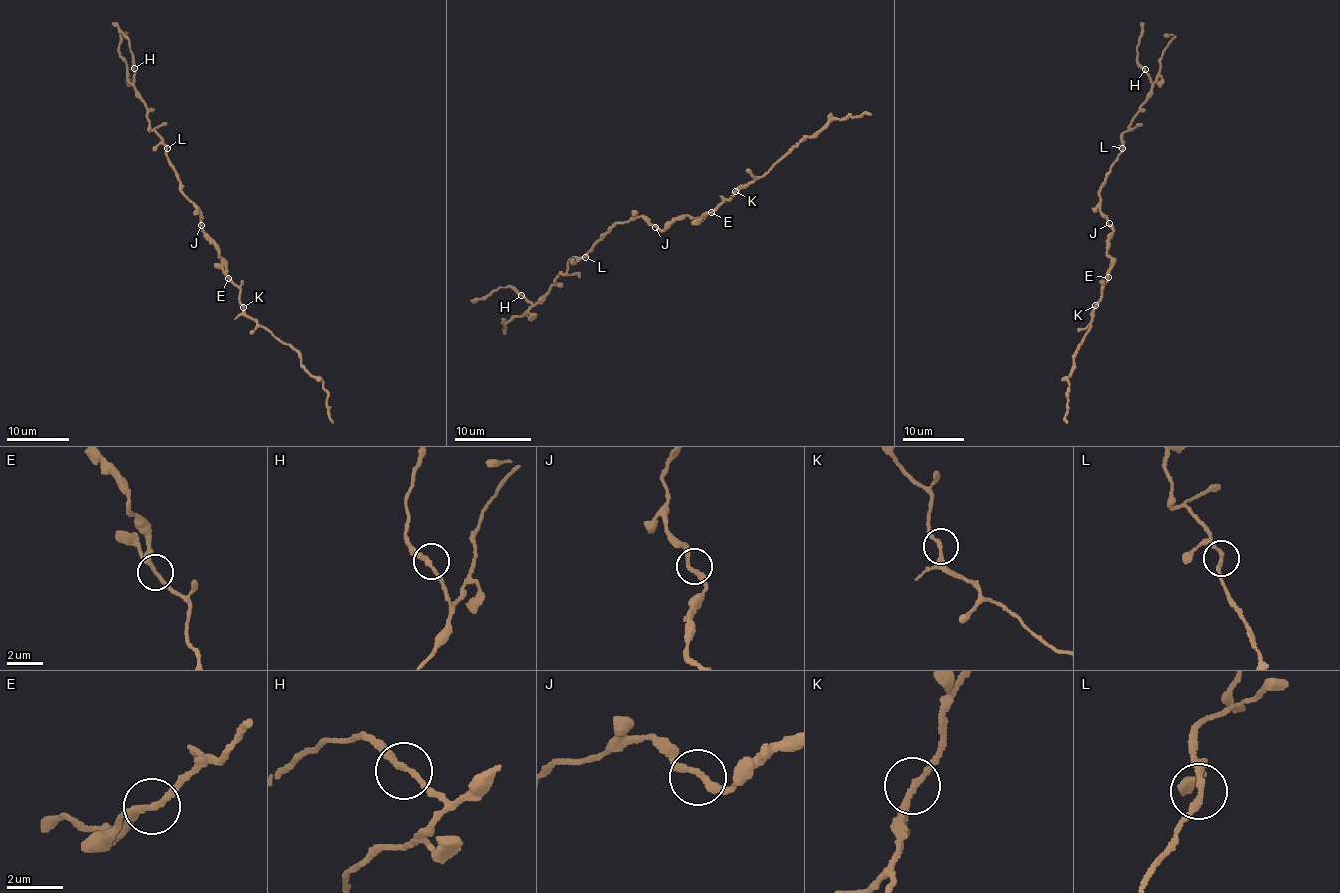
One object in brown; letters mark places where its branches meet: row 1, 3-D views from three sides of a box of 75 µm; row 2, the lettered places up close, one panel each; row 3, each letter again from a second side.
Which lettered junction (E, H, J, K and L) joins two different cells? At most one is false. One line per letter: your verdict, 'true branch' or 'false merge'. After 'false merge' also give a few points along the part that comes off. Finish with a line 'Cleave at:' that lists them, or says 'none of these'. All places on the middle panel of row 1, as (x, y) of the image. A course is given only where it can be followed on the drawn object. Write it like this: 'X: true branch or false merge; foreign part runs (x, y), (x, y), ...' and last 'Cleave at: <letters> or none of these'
E: true branch
H: true branch
J: true branch
K: true branch
L: true branch
Cleave at: none of these

